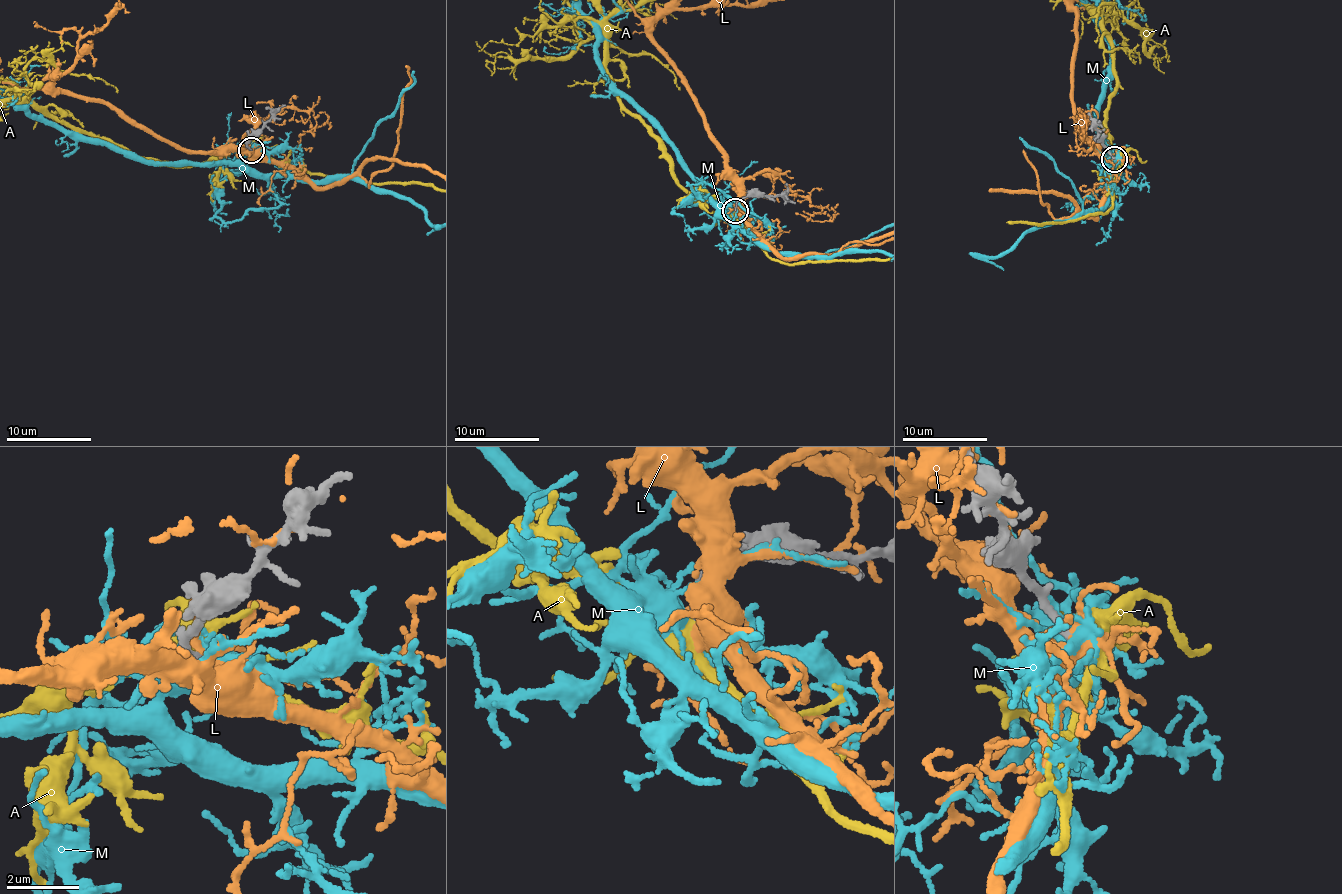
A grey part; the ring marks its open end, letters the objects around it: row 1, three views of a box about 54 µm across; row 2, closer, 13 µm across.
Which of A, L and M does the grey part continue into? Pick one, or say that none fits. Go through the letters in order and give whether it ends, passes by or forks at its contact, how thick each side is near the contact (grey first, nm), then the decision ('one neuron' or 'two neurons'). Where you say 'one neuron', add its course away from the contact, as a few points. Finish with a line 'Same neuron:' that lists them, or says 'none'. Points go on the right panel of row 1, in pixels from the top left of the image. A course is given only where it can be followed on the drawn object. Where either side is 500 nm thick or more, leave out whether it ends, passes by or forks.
A: it passes by | 200/400 nm | one neuron
L: it forks | 200/300 nm | two neurons
M: it forks | 220/400 nm | two neurons
Same neuron: A

